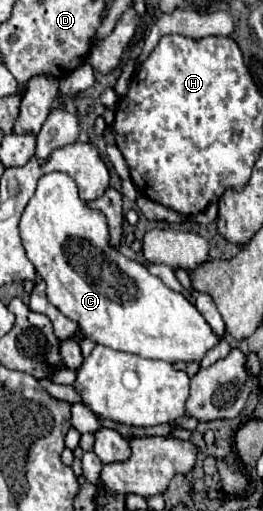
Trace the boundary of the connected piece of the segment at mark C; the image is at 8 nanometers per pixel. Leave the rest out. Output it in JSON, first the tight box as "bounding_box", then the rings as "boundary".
{"bounding_box":[19,172,221,364],"boundary":[[[51,172],[39,180],[37,192],[23,212],[19,230],[27,258],[33,262],[37,274],[47,284],[47,298],[61,314],[77,322],[81,332],[93,342],[113,350],[131,352],[141,358],[185,364],[201,362],[203,356],[219,344],[221,338],[205,322],[195,304],[191,304],[181,292],[167,288],[157,276],[149,274],[143,264],[125,258],[117,248],[109,246],[105,216],[81,202],[77,186],[67,174]]]}

